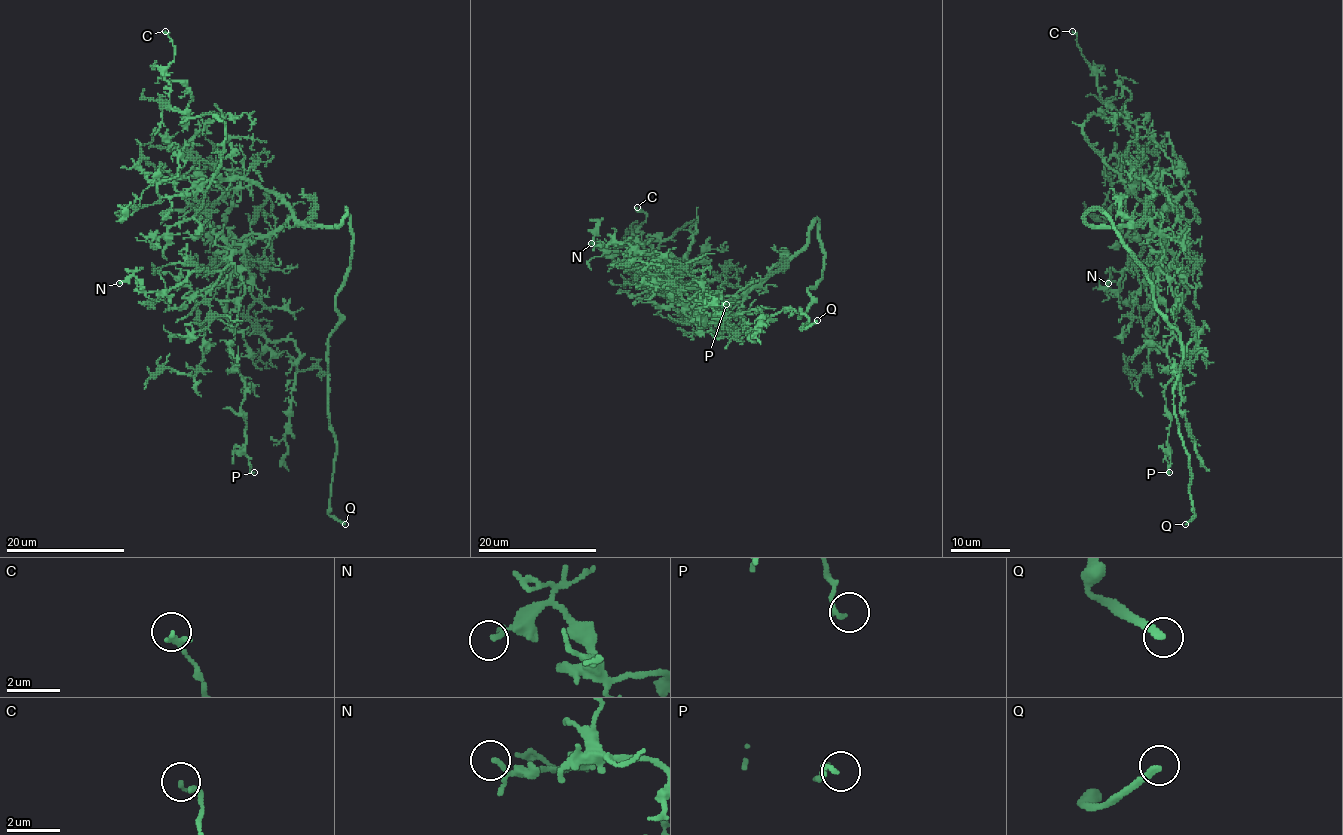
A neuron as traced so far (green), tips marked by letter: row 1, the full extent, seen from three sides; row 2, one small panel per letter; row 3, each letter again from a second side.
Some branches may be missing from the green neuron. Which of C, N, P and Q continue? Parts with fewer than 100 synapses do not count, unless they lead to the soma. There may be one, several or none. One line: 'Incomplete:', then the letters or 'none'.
Incomplete: Q

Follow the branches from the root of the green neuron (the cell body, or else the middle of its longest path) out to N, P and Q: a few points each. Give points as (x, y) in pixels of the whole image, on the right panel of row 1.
N: (1163, 236), (1164, 246), (1138, 263), (1135, 272), (1126, 269), (1115, 291), (1108, 292), (1108, 283)
P: (1163, 236), (1172, 234), (1181, 249), (1178, 313), (1167, 346), (1173, 376), (1164, 387), (1169, 472)
Q: (1163, 236), (1160, 270), (1197, 332), (1182, 368), (1173, 368), (1173, 414), (1188, 456), (1194, 514), (1185, 524)

